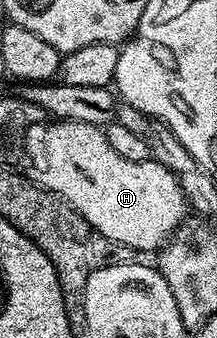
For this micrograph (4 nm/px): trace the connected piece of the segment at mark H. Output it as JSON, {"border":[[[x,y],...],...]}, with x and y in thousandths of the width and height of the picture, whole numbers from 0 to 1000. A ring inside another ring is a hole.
{"border":[[[212,352],[115,391],[106,453],[152,485],[147,533],[194,559],[304,595],[429,689],[530,707],[636,751],[737,740],[857,651],[862,598],[816,521],[700,470],[599,482],[558,467],[493,423],[470,373]]]}

